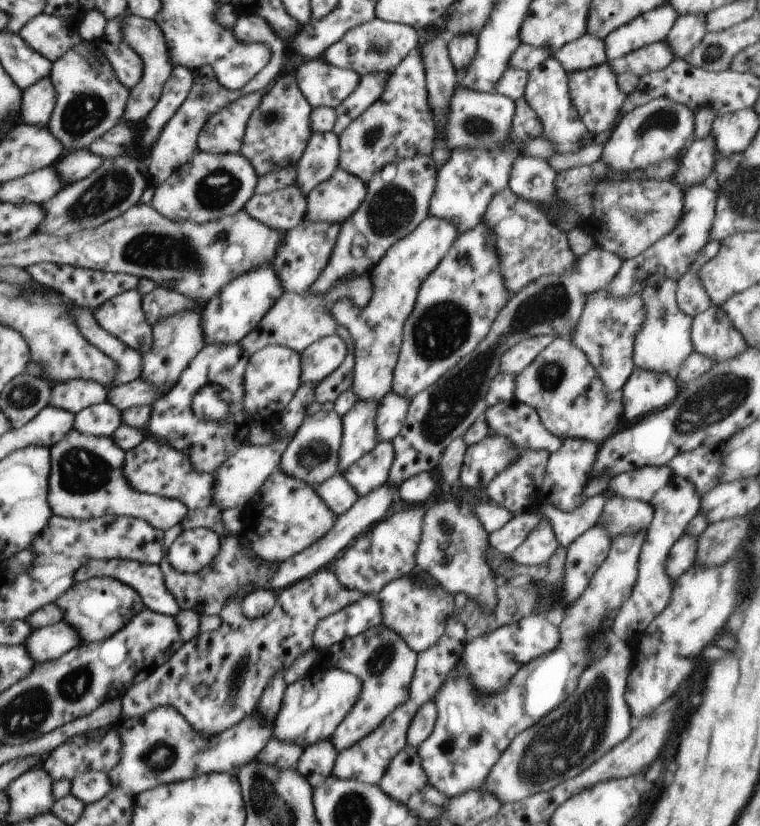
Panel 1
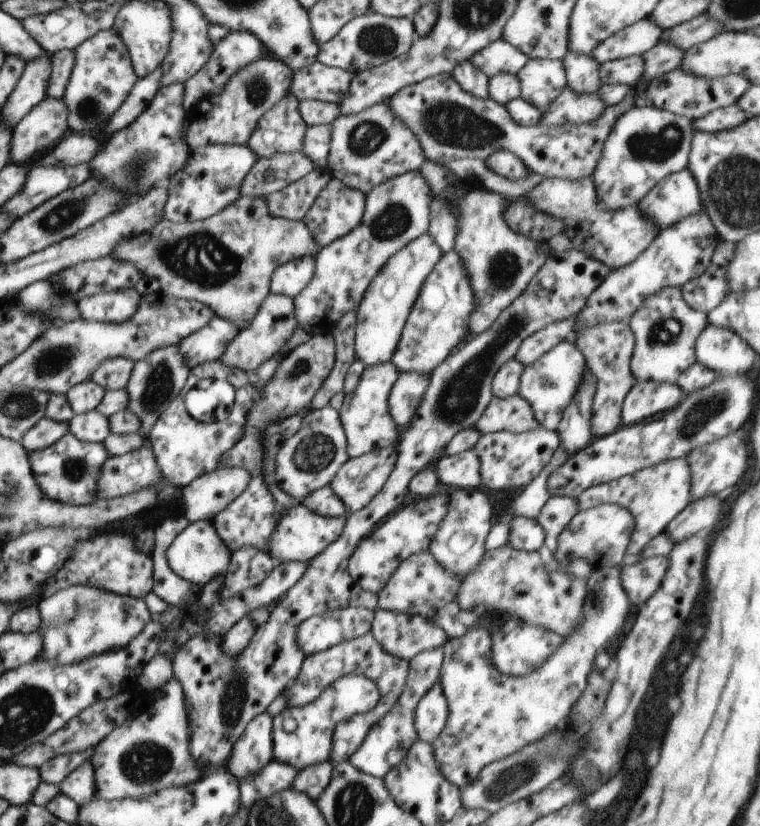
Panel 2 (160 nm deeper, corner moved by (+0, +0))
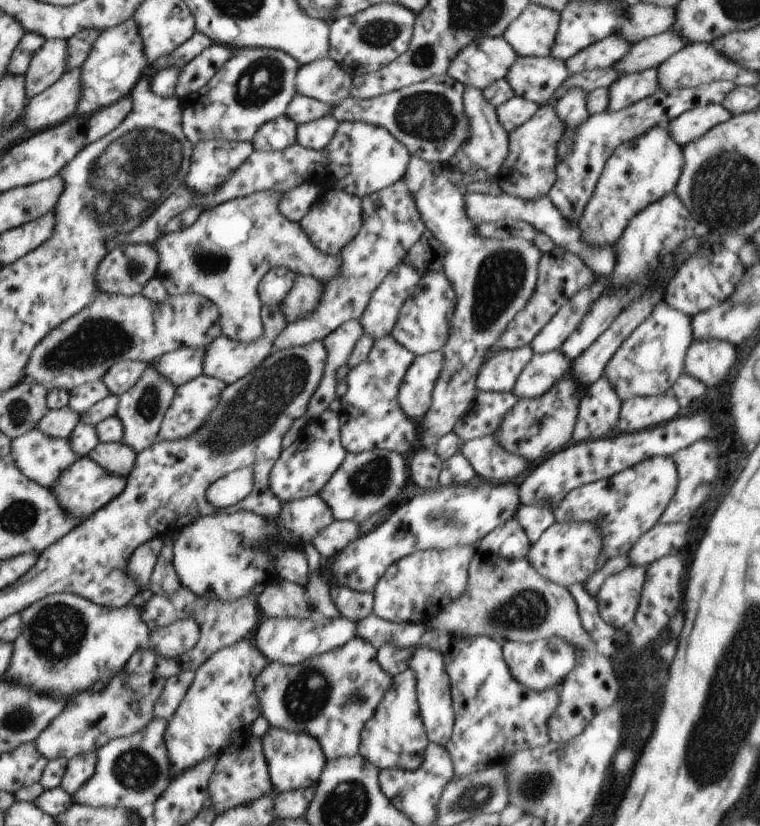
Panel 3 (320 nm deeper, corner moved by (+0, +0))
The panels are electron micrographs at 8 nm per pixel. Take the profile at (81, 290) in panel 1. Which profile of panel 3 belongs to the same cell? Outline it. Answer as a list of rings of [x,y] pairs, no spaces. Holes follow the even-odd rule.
[[[122,243],[98,265],[98,291],[126,296],[140,294],[146,283],[156,277],[158,263],[154,245]]]

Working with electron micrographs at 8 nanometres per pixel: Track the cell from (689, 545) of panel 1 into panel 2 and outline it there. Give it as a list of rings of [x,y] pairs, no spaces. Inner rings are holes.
[[[648,557],[634,564],[621,564],[620,568],[619,583],[630,604],[640,608],[661,587],[668,568],[668,557]]]

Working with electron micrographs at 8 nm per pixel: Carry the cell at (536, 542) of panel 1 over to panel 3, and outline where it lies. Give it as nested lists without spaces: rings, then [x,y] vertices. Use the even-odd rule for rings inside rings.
[[[514,518],[484,536],[478,542],[476,551],[510,560],[526,559],[531,544],[524,529]]]

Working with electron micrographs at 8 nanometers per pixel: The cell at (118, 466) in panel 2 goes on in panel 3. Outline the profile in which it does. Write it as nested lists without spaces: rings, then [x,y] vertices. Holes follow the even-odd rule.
[[[82,456],[58,475],[55,485],[49,490],[70,518],[80,518],[82,521],[114,500],[123,491],[126,481],[127,476],[109,473],[90,457]]]

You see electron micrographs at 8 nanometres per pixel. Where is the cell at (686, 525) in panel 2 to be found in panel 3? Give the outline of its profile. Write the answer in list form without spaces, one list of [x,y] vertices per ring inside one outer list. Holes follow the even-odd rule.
[[[656,523],[627,552],[629,566],[647,567],[676,548],[682,548],[686,544],[688,530],[688,524]]]

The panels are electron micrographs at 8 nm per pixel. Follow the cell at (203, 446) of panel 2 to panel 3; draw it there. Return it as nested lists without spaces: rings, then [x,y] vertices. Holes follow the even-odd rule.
[[[204,374],[180,385],[162,419],[157,440],[176,440],[193,435],[206,422],[226,387],[224,381]]]

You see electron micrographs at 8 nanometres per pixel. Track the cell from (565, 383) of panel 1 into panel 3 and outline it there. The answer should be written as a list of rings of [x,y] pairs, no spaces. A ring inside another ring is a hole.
[[[559,350],[533,353],[530,362],[518,375],[511,392],[519,399],[542,396],[572,368],[572,364],[572,360],[567,359]]]

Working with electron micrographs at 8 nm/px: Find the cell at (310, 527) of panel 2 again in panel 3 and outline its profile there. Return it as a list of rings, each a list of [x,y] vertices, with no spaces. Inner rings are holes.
[[[334,520],[313,538],[313,545],[322,558],[329,559],[357,539],[360,532],[357,522]]]

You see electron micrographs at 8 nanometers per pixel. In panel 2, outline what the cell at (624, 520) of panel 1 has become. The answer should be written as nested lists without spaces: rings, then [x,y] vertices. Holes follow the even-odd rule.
[[[604,503],[578,511],[558,535],[557,547],[551,561],[556,566],[567,561],[584,559],[594,569],[620,566],[623,564],[623,556],[631,537],[631,530],[634,528],[634,519],[627,508],[614,503]]]

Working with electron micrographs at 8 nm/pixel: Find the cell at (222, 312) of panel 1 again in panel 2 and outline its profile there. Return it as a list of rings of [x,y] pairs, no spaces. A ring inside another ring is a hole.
[[[215,316],[200,331],[193,332],[179,342],[180,354],[185,357],[191,369],[218,361],[227,344],[239,332],[231,322]]]

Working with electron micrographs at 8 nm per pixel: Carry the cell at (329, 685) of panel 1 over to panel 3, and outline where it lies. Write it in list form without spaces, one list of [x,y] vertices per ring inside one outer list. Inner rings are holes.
[[[269,728],[261,741],[271,786],[278,795],[307,789],[318,782],[327,760],[320,743],[312,735]]]

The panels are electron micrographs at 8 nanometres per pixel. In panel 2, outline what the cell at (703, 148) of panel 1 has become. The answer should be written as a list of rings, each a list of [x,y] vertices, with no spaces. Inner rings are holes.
[[[688,168],[662,179],[638,204],[640,212],[664,230],[702,210],[695,176]]]

